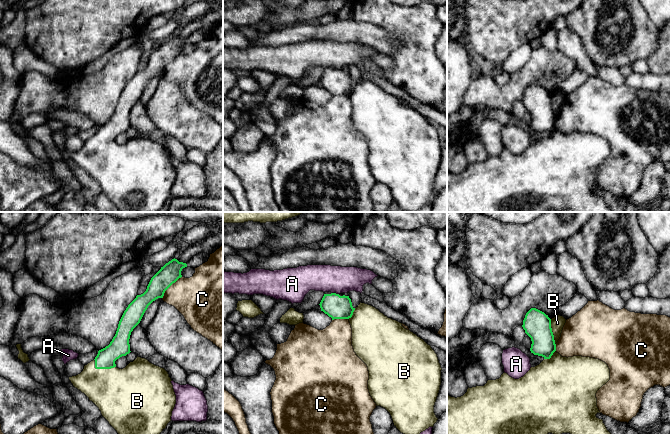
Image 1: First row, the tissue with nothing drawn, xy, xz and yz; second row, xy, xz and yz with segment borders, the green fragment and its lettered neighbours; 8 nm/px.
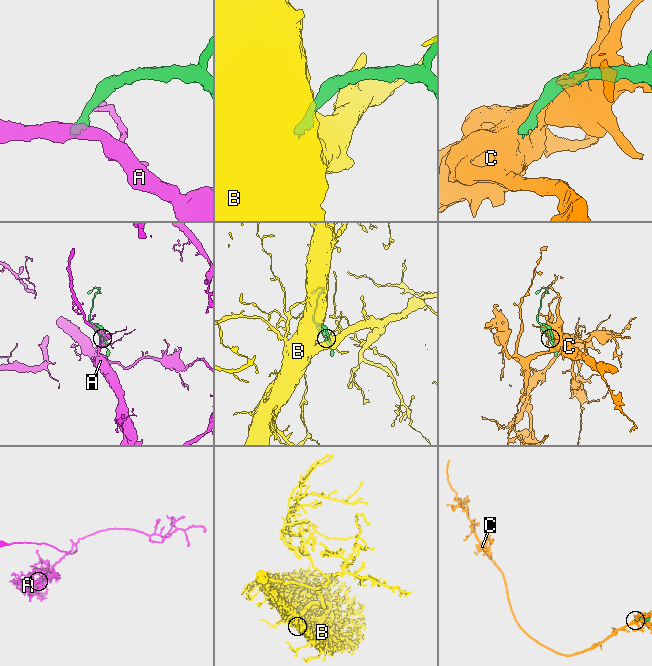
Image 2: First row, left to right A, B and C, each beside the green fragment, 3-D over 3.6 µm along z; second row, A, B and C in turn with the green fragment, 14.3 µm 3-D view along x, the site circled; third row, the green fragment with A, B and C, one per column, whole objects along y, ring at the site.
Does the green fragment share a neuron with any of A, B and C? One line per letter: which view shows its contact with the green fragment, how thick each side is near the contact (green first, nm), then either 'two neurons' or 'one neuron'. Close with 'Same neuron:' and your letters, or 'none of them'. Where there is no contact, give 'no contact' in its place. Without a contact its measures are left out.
A: xz | 190/220 nm | two neurons
B: xy | 160/400 nm | one neuron
C: xy | 160/360 nm | two neurons
Same neuron: B

